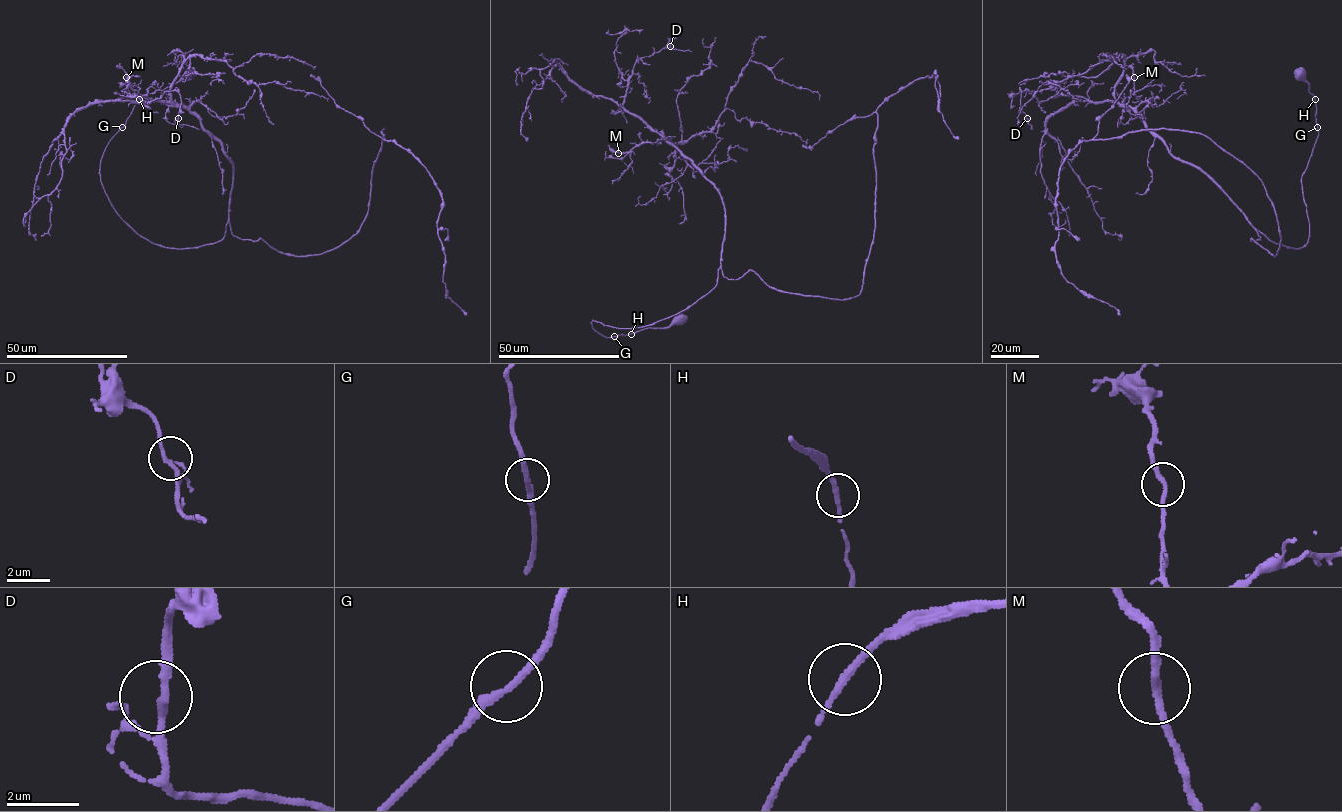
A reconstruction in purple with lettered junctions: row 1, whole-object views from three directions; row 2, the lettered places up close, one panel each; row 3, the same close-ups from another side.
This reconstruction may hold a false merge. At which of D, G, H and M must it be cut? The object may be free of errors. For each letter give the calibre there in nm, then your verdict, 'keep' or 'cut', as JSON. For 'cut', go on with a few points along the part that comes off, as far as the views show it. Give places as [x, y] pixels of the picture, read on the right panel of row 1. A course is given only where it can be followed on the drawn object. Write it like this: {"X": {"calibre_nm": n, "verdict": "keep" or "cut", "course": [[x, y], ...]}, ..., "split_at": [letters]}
{"D": {"calibre_nm": 190, "verdict": "keep"}, "G": {"calibre_nm": 220, "verdict": "keep"}, "H": {"calibre_nm": 200, "verdict": "keep"}, "M": {"calibre_nm": 220, "verdict": "keep"}, "split_at": []}

